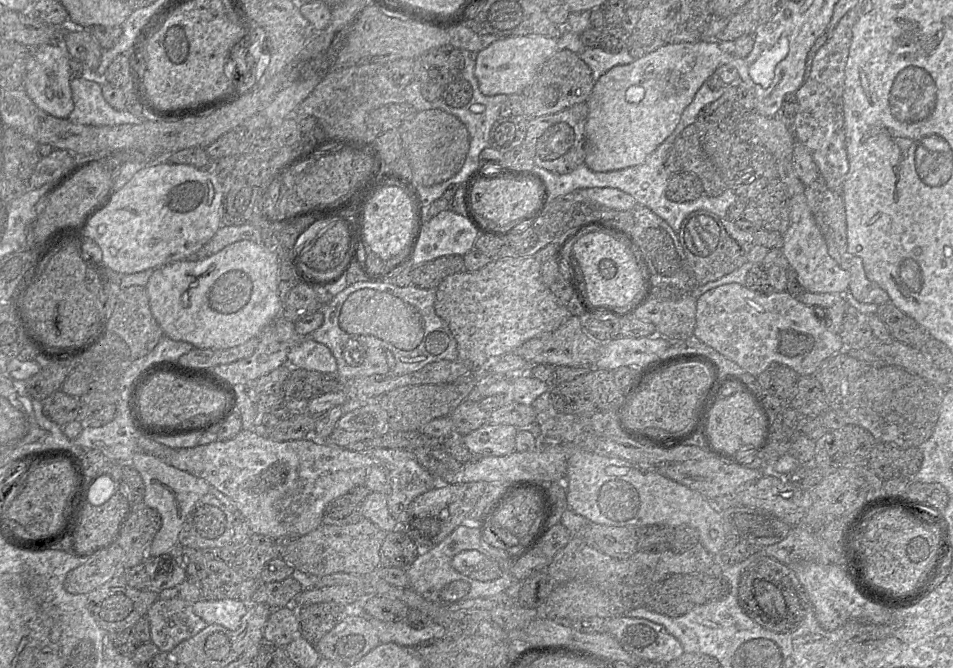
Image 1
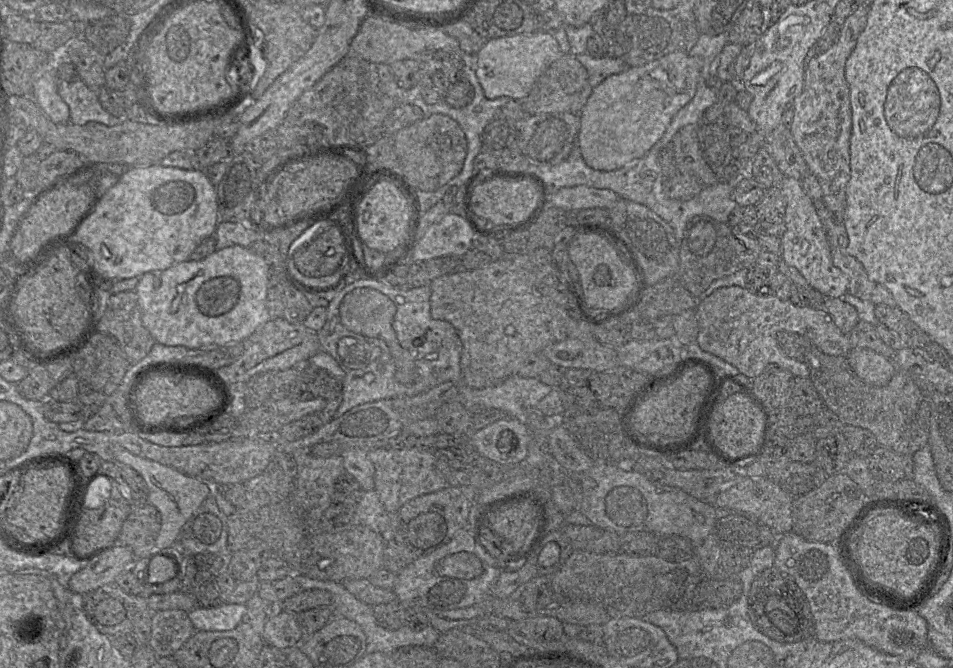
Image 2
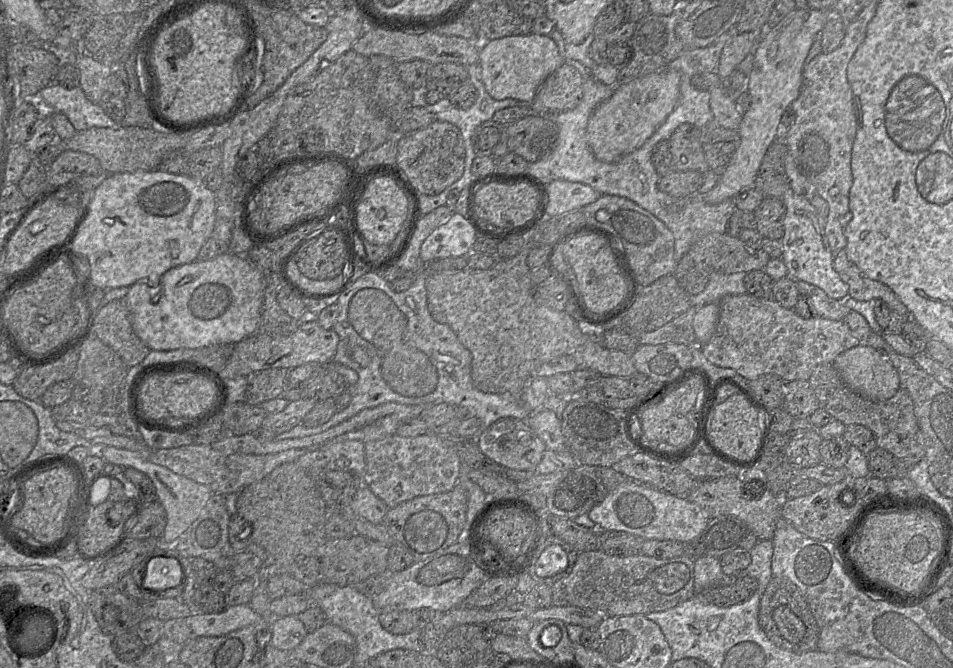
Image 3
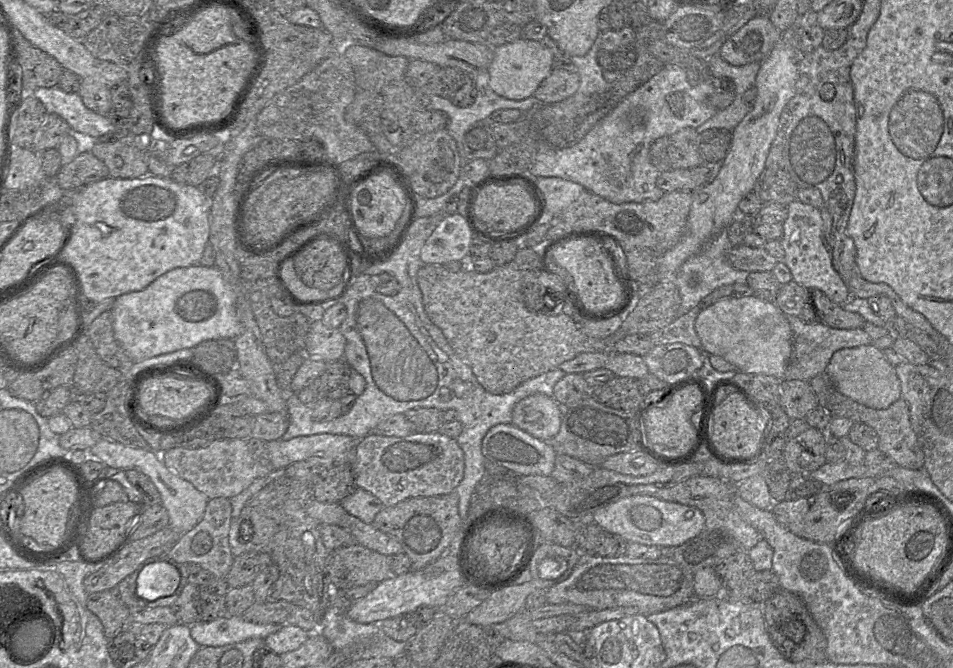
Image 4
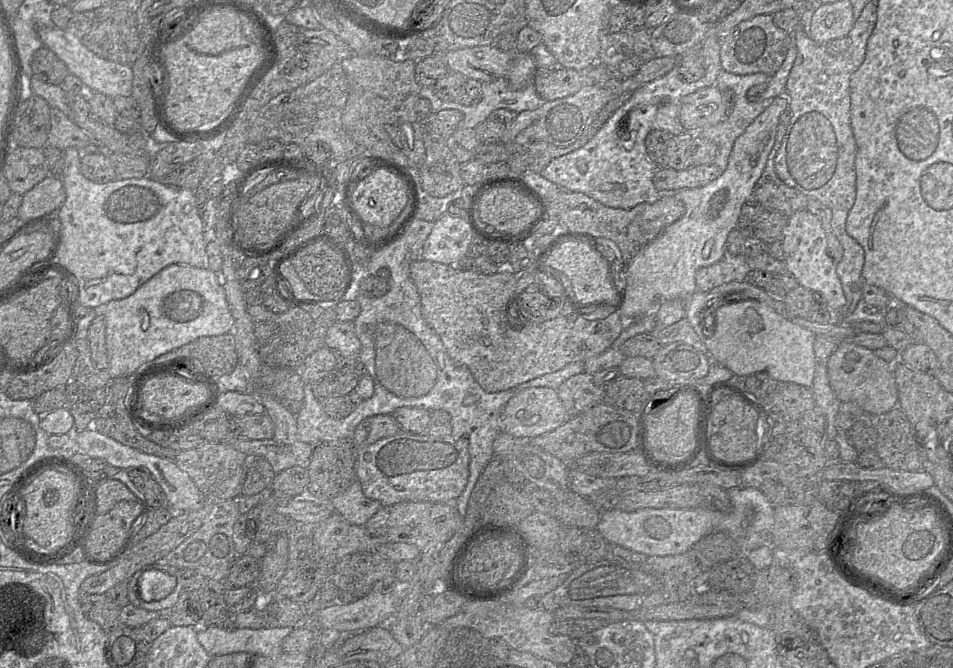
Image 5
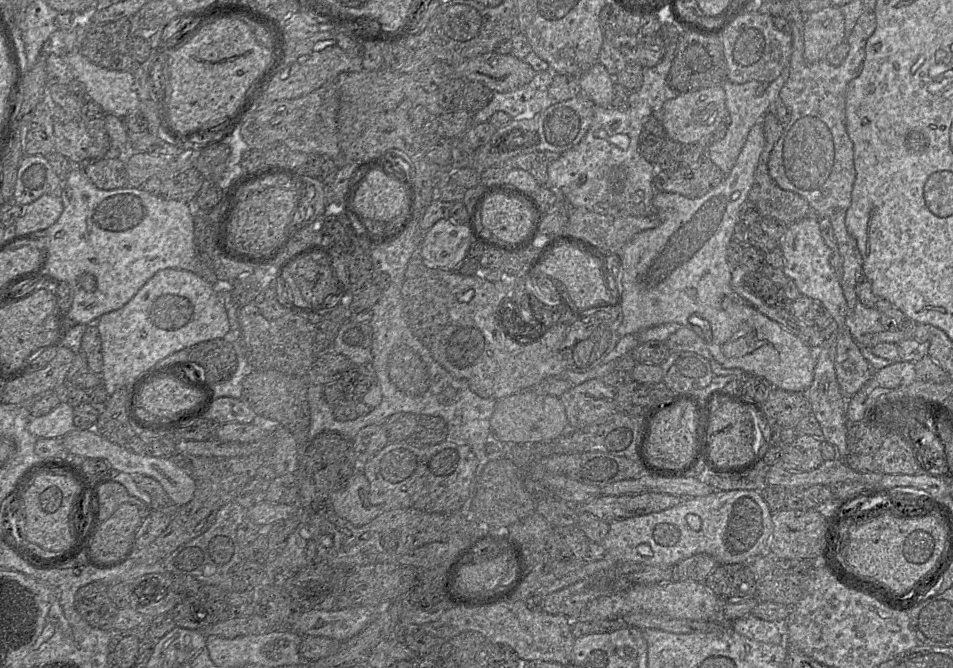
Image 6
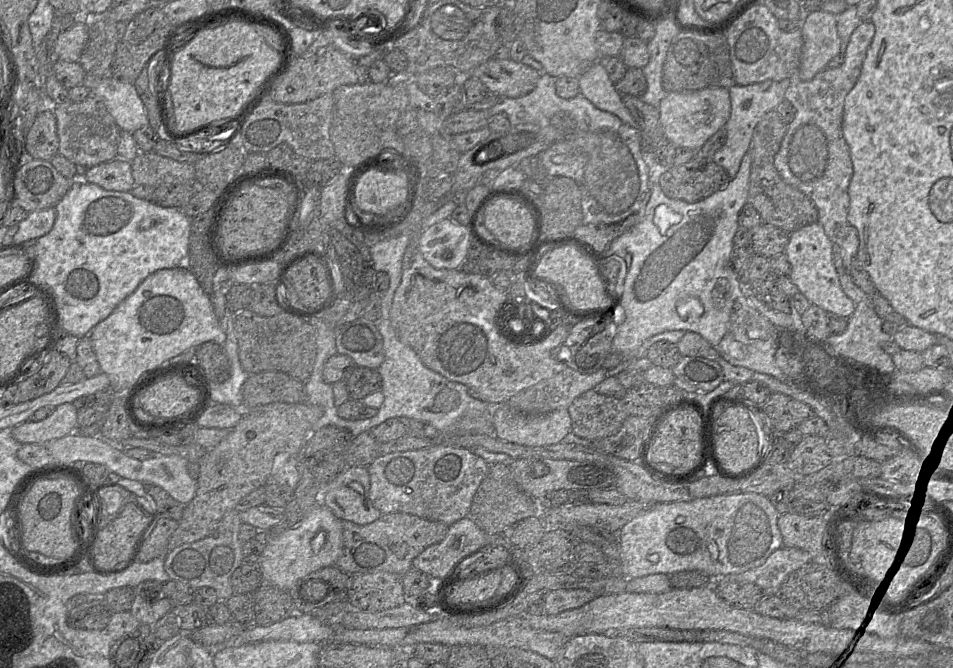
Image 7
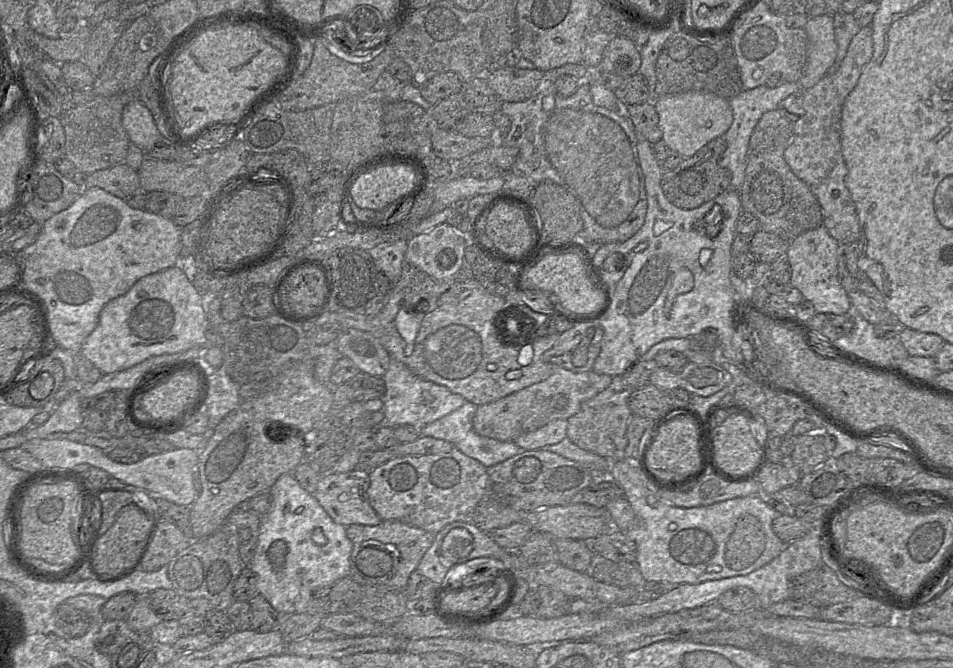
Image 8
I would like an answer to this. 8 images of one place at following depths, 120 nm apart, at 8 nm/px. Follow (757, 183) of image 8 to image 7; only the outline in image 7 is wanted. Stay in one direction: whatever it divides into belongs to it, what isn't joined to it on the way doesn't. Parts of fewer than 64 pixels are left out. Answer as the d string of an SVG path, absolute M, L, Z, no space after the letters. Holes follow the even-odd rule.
M772 110L766 113L756 125L748 151L751 155L751 172L747 203L757 210L763 223L773 225L790 234L803 226L817 222L818 211L809 197L781 178L774 166L774 158L788 124L776 110Z

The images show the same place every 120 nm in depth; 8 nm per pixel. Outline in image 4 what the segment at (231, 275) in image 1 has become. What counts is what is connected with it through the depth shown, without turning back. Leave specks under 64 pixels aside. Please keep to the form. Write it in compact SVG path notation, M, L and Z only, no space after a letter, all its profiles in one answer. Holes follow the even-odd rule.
M198 264L172 269L146 288L116 297L110 311L114 337L132 361L190 348L204 340L235 339L242 333L242 324L237 316L237 289L224 279L215 266Z

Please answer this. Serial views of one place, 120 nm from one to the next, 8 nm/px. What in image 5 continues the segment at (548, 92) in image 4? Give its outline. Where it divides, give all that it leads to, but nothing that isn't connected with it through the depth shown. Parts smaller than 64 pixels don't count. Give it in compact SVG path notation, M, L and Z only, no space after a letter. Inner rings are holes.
M569 68L537 70L534 87L543 101L564 98L578 92L584 85L584 74Z

